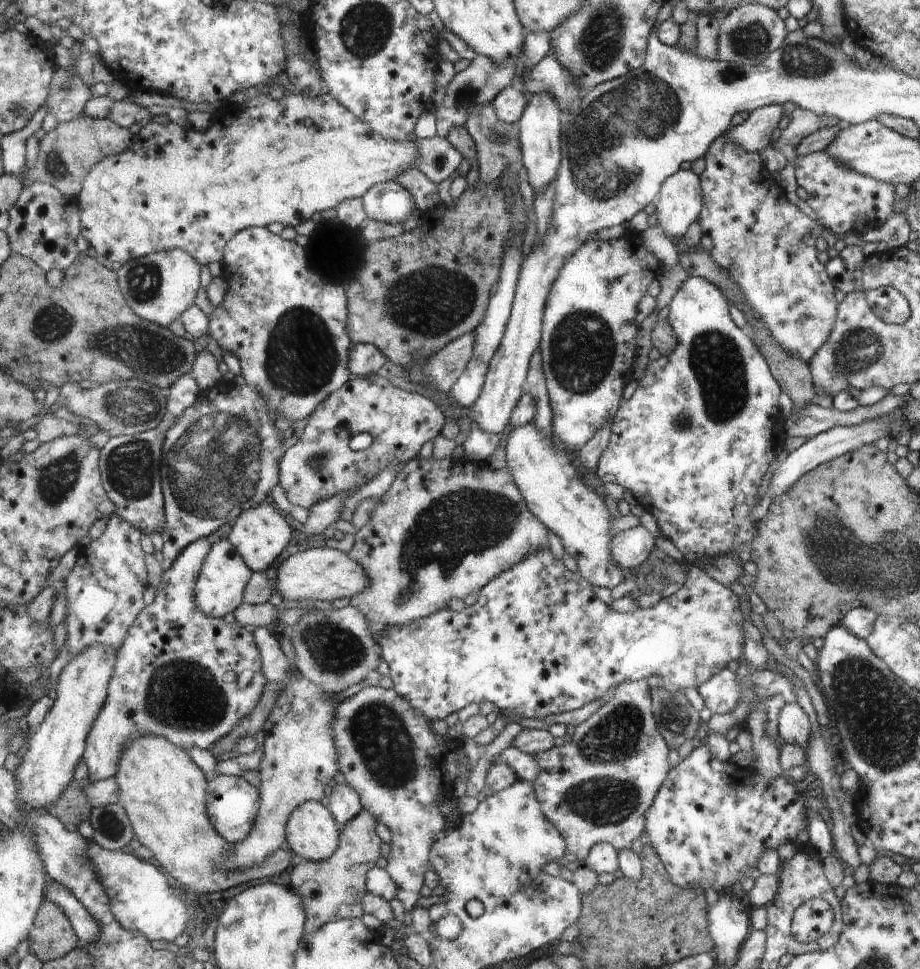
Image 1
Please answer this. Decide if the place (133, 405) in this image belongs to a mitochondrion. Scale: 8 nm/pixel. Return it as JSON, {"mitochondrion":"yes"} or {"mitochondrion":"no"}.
{"mitochondrion":"yes"}

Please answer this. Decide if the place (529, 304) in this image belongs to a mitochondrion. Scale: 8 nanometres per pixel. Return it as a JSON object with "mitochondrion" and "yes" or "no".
{"mitochondrion":"no"}

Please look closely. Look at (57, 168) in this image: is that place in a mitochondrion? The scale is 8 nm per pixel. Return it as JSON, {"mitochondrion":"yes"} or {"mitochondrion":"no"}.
{"mitochondrion":"yes"}

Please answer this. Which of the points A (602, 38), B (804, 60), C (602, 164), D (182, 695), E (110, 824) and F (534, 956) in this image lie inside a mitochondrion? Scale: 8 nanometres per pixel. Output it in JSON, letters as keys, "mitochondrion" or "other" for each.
{"A":"mitochondrion","B":"mitochondrion","C":"mitochondrion","D":"mitochondrion","E":"mitochondrion","F":"other"}

